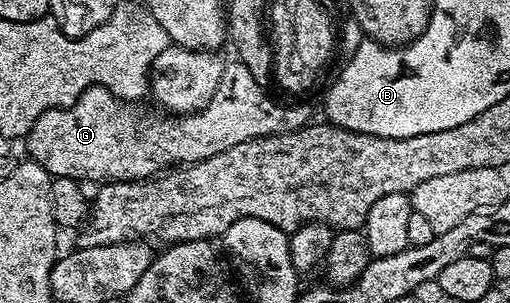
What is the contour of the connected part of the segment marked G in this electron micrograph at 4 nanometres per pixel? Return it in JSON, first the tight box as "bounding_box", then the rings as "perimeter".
{"bounding_box":[24,59,311,183],"perimeter":[[[230,59],[230,62],[227,60],[223,64],[222,77],[218,80],[218,91],[214,98],[189,115],[149,113],[144,106],[133,105],[136,104],[133,100],[117,97],[102,85],[89,85],[71,105],[44,111],[26,134],[24,144],[30,152],[27,153],[29,160],[40,163],[40,167],[50,172],[51,178],[73,177],[79,183],[86,183],[86,180],[105,183],[150,179],[159,171],[173,166],[170,165],[173,161],[203,161],[245,141],[254,141],[257,137],[277,137],[280,133],[294,133],[311,124],[308,106],[290,105],[285,109],[284,106],[277,105],[262,89],[265,89],[263,82],[252,79],[248,67],[244,67],[244,63],[237,59]]]}

